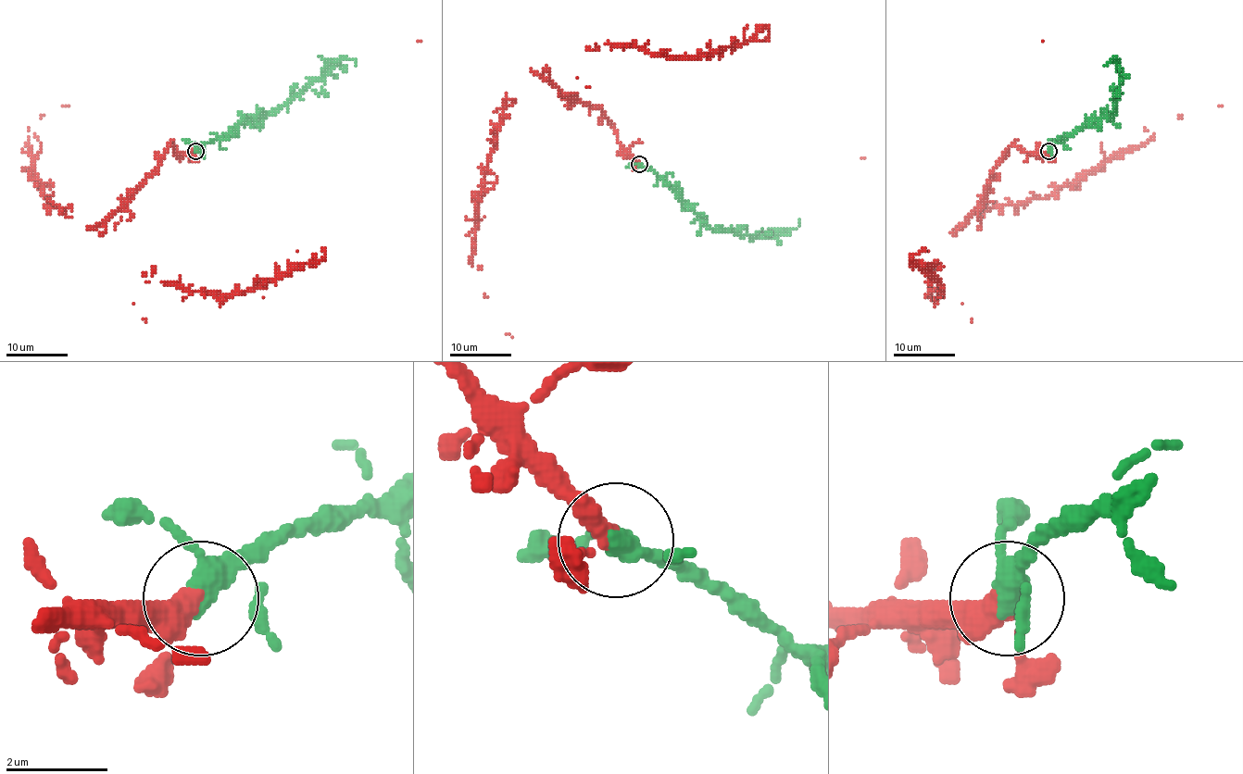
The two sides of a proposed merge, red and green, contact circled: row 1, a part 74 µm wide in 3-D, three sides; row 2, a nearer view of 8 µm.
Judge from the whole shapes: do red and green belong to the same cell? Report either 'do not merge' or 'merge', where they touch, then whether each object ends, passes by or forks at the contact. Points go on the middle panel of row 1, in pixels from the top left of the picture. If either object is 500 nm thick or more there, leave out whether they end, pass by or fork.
merge; at (639, 164); red passes by; green passes by

